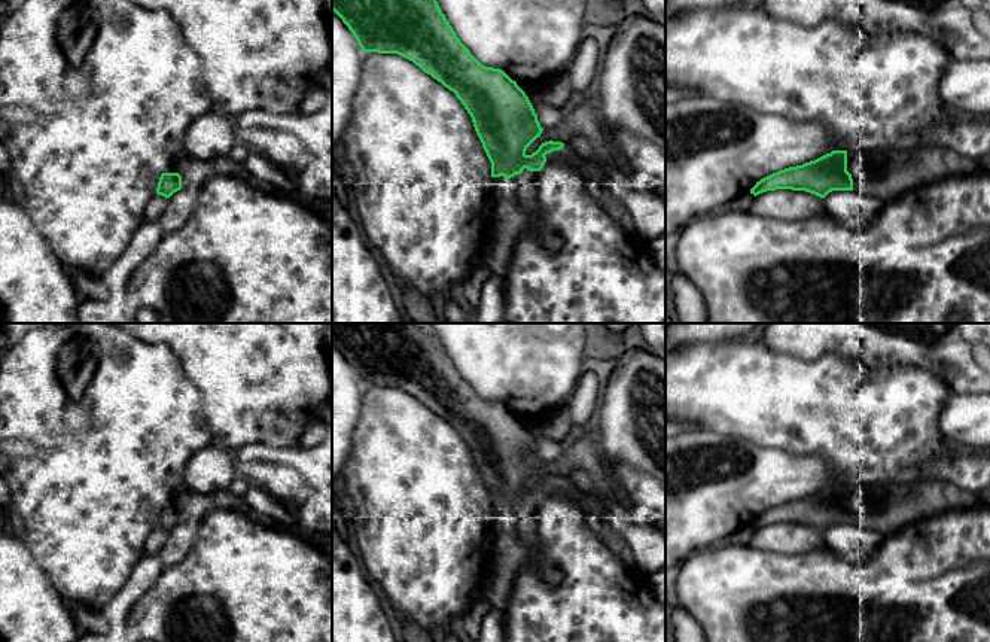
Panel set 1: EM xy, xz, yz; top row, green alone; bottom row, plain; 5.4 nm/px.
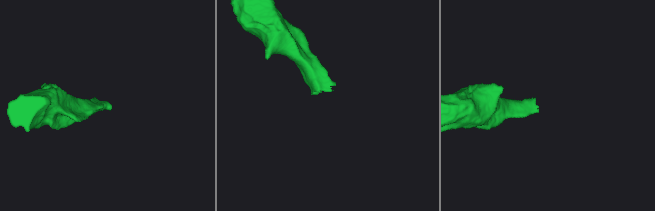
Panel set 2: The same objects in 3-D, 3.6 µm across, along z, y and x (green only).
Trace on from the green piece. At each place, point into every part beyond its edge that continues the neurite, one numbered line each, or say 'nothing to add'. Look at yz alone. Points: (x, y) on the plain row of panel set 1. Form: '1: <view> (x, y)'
1: yz (885, 508)

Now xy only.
1: xy (194, 505)

